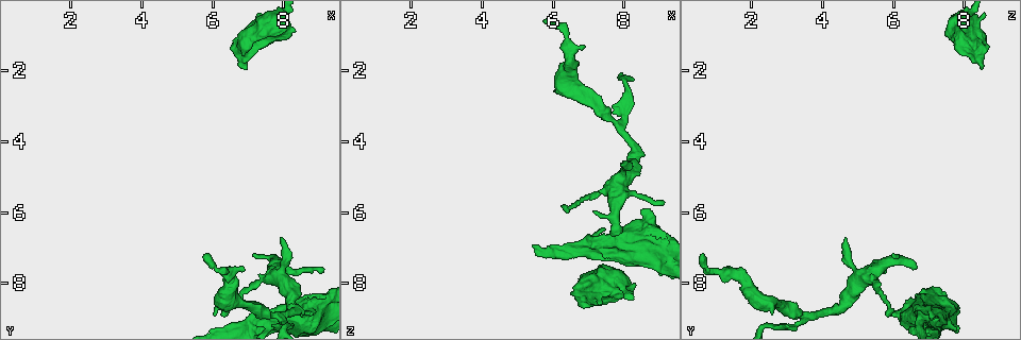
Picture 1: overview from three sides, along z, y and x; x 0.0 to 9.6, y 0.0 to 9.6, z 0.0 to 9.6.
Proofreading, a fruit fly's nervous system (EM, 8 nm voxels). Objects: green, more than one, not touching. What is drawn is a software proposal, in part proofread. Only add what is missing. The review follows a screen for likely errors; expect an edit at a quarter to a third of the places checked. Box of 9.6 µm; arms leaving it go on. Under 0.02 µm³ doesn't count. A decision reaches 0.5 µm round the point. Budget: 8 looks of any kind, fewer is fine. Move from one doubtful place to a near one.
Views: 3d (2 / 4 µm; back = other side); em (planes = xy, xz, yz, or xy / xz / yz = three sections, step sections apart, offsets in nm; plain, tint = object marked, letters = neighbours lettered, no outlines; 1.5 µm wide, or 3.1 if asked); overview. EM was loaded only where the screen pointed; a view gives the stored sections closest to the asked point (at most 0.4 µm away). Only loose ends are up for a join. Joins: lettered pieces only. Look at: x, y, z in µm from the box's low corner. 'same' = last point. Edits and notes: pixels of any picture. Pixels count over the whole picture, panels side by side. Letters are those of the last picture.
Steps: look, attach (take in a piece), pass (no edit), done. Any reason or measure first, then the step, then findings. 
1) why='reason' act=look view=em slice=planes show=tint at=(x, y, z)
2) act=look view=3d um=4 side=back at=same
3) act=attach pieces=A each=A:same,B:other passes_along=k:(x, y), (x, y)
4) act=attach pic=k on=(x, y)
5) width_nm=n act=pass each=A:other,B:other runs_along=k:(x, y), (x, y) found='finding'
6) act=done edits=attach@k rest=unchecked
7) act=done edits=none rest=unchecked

act=look view=em slice=planes show=letters at=(6.90, 2.00, 8.55)

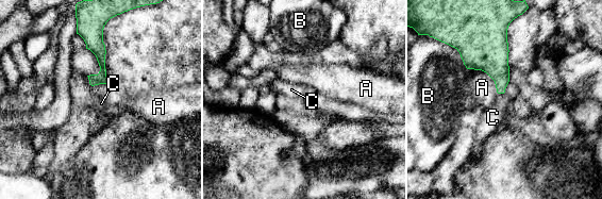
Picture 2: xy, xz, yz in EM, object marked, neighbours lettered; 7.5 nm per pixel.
act=attach pieces=C each=A:other,B:other,C:same passes_along=2:(494, 61), (501, 93), (492, 117) found='the cell continues'

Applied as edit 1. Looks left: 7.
act=look view=overview

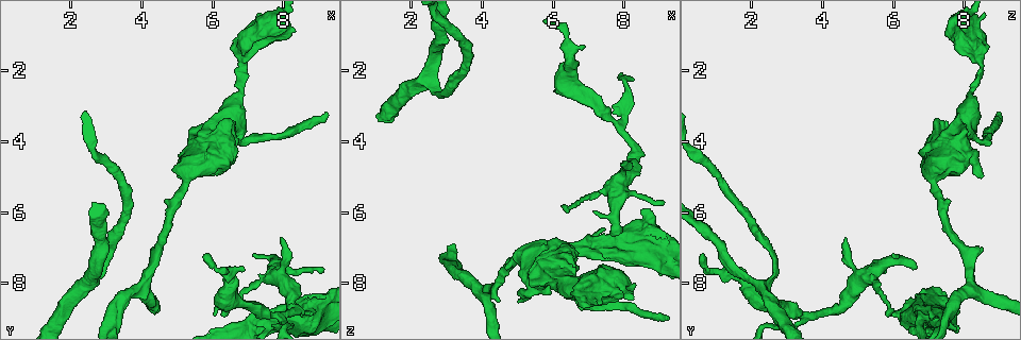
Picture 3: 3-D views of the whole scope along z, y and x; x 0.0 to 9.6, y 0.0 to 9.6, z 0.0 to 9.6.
why='free end' act=look view=3d um=4 at=(7.60, 7.55, 6.70)

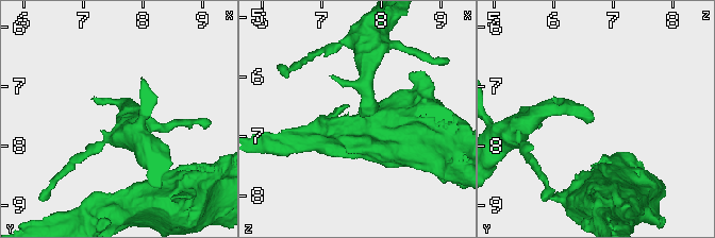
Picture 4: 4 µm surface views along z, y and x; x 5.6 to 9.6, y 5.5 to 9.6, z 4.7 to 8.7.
why='shape alone is not enough' act=look view=em um=3.1 slice=xz step=8 show=plain at=(7.65, 7.55, 6.65)

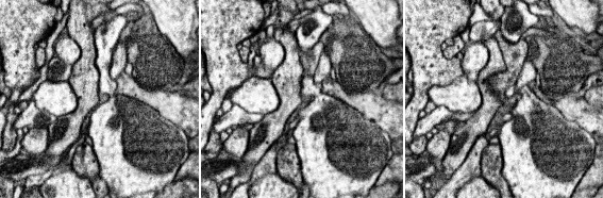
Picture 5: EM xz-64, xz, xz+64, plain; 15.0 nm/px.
why='what lies round it' act=look view=em um=3.1 slice=xz step=8 show=letters at=same

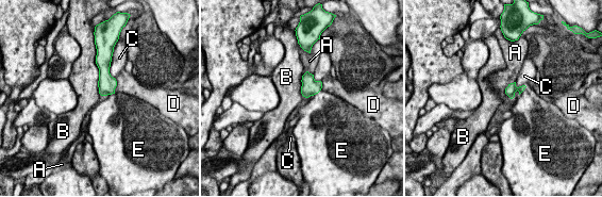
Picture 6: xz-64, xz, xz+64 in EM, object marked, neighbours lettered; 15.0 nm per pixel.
act=attach pieces=E each=A:other,B:other,C:other,D:other,E:same passes_along=6:(310, 87), (312, 95), (318, 110) found='the cell continues'

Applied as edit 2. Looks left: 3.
act=look view=3d um=4 at=(9.20, 7.60, 5.70)

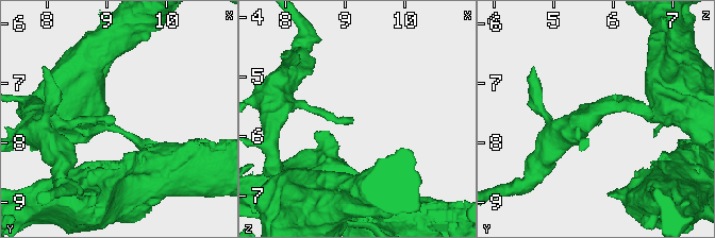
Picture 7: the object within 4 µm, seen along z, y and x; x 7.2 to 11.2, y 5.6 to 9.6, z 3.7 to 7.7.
act=look view=em slice=planes show=letters at=(9.10, 7.65, 5.75)

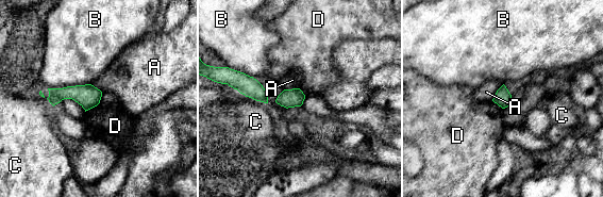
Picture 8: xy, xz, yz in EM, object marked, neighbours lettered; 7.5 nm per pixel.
act=pass each=A:other,B:other,C:other,D:other border=8:(99, 102), (85, 112) found='no lettered piece goes on from it'

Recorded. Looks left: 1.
act=done edits=attach@2,attach@6 rest=unchecked

